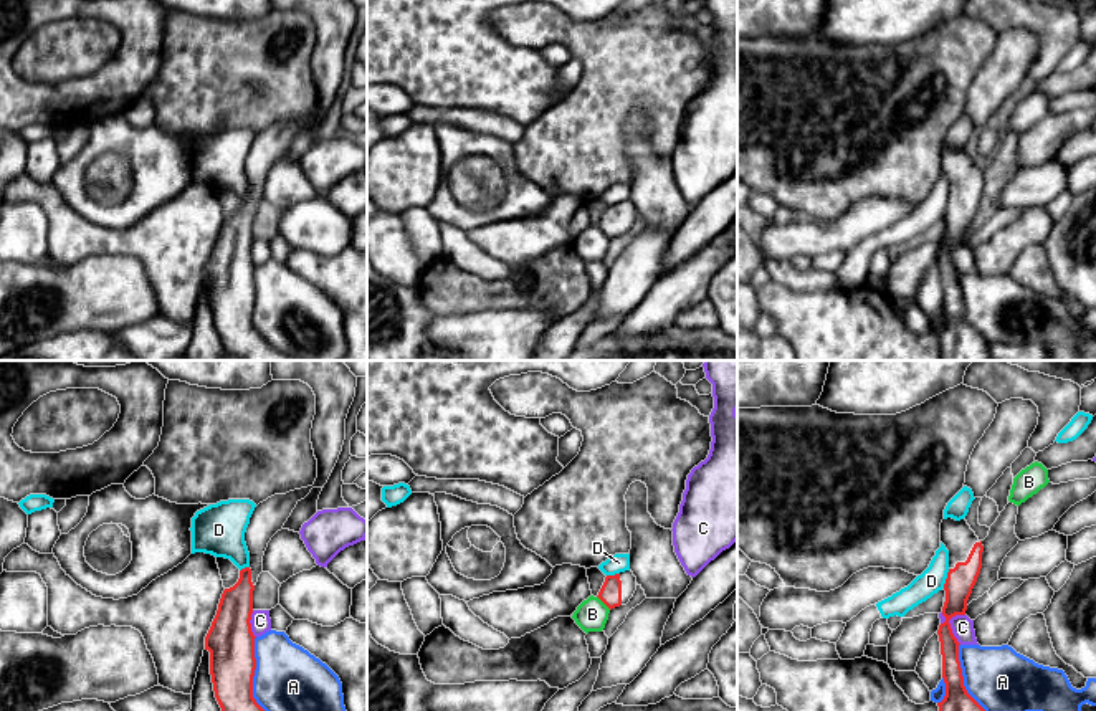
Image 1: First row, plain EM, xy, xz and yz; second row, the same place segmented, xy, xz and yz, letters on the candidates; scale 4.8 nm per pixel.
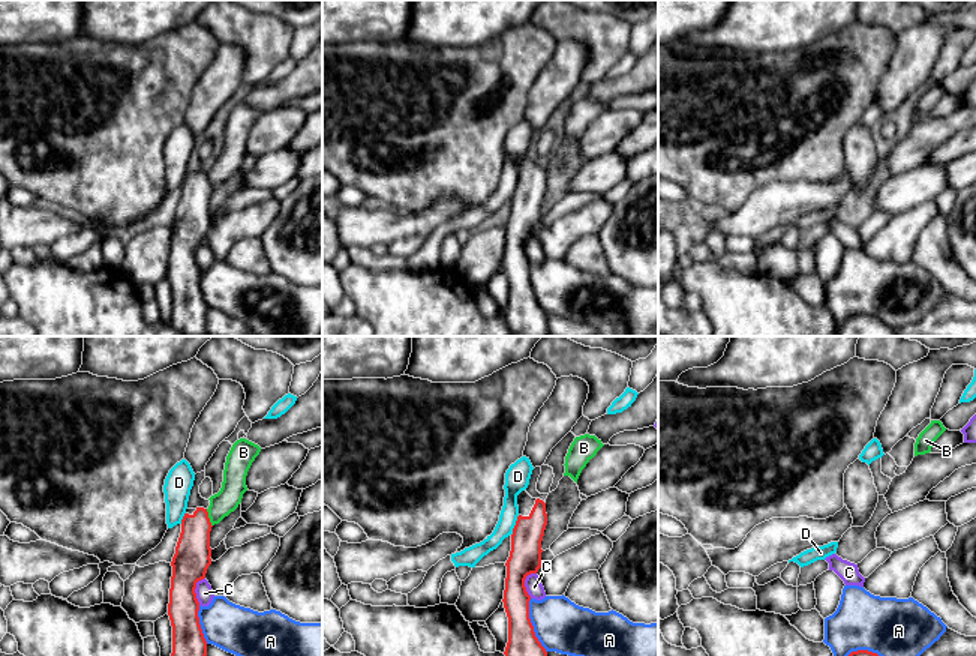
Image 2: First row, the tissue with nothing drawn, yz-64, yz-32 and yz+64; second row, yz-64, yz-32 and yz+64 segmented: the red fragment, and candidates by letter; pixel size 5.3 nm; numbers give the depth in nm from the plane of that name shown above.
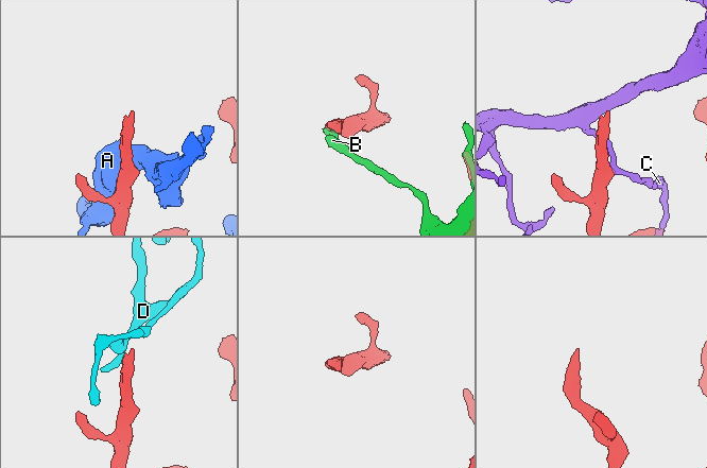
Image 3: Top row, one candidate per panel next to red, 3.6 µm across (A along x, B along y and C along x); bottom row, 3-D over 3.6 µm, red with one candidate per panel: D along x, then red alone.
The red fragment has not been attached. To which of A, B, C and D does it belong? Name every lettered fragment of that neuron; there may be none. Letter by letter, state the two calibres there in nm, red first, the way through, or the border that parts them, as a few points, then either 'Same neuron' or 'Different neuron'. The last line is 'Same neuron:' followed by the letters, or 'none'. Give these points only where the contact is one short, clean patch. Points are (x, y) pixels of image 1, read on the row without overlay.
A: Thickness 220 nm (red) against 360 nm. Different neuron
B: Thickness 110 nm (red) against 160 nm. Different neuron
C: Thickness 140 nm (red) against 110 nm. Different neuron
D: Thickness 140 nm (red) against 120 nm. Boundary: yz (949, 199), (943, 217). Different neuron
Same neuron: none

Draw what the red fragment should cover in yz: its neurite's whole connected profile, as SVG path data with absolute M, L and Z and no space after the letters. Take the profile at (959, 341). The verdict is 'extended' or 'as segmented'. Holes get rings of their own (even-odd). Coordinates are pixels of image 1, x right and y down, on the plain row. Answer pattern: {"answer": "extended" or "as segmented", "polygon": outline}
{"answer": "extended", "polygon": "M965 147L960 150L942 149L941 172L949 180L949 202L944 213L946 231L942 236L946 251L937 260L946 313L946 326L937 332L942 360L992 360L989 344L964 316L959 291L960 273L949 253L952 246L965 245L967 230L982 198L984 175Z"}

